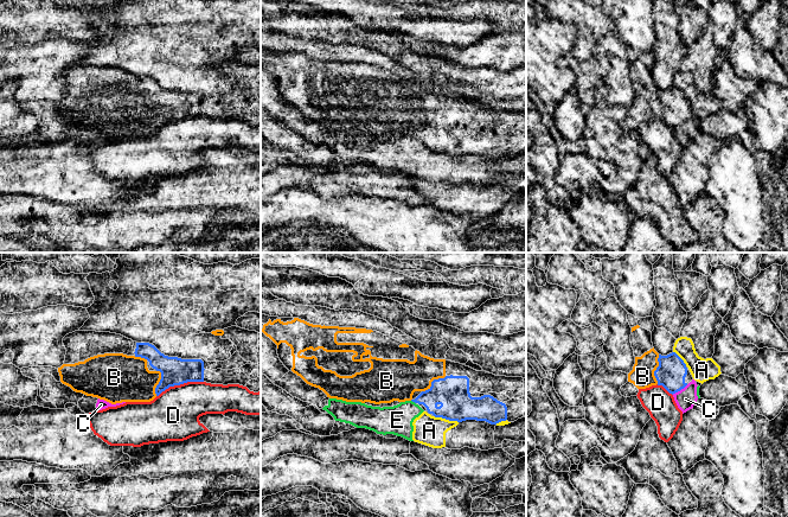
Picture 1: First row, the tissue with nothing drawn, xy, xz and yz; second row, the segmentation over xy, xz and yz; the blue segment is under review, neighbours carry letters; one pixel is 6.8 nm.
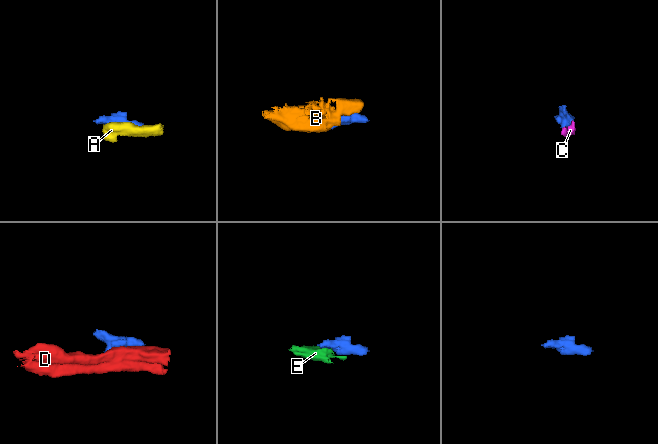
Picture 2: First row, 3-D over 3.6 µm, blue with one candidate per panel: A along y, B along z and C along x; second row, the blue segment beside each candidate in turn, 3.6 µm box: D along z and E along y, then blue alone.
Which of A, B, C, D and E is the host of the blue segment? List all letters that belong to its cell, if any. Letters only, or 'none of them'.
B

